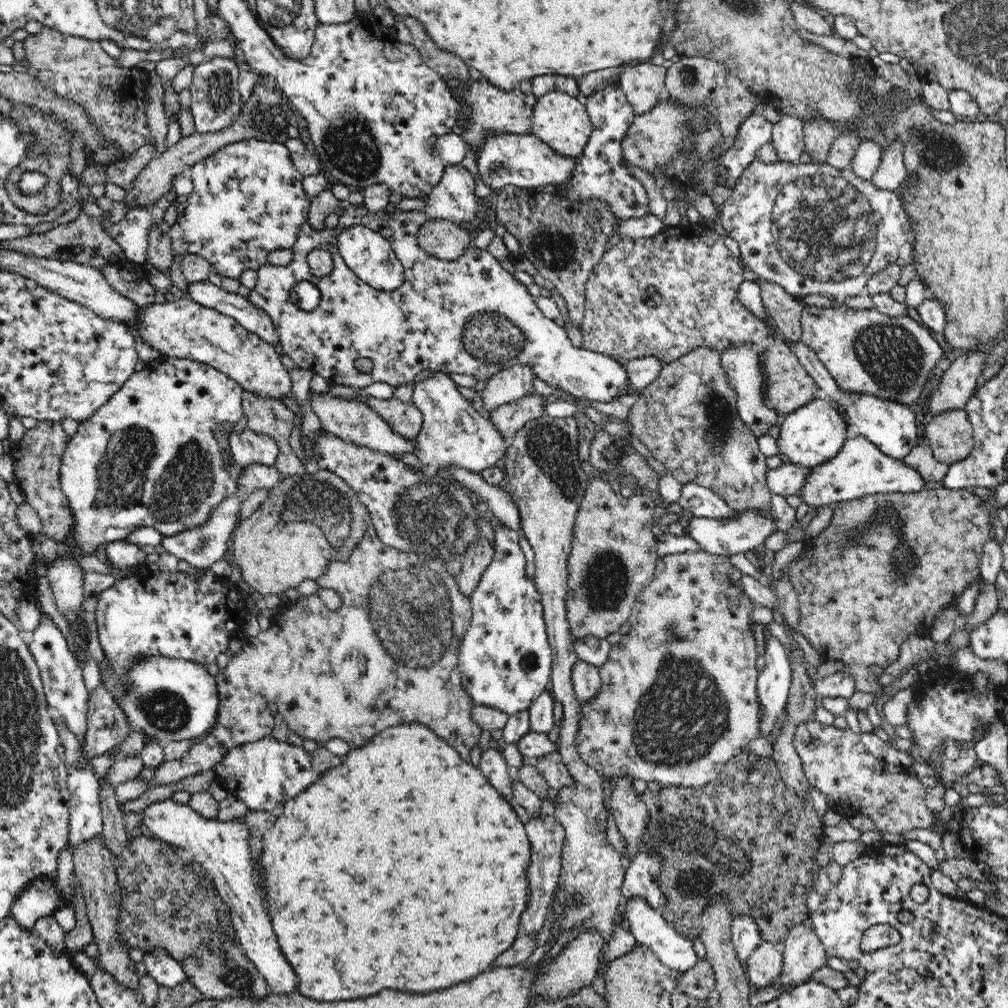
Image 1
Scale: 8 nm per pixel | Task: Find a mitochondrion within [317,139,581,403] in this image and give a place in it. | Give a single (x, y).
(489, 339)

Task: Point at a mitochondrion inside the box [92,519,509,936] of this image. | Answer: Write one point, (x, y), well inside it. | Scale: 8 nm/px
(398, 601)

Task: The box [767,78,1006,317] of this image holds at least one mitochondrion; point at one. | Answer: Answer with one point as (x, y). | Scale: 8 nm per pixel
(940, 151)

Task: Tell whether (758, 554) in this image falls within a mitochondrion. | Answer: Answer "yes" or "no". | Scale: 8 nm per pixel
no

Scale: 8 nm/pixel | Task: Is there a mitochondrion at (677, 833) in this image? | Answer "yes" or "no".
yes

